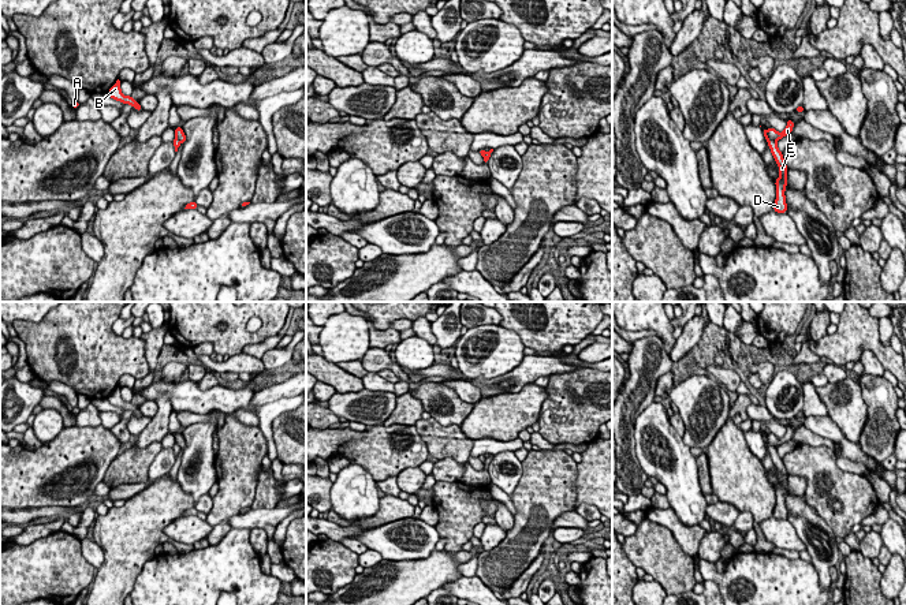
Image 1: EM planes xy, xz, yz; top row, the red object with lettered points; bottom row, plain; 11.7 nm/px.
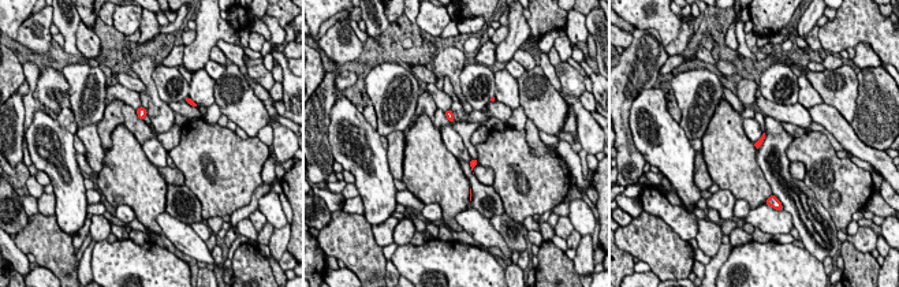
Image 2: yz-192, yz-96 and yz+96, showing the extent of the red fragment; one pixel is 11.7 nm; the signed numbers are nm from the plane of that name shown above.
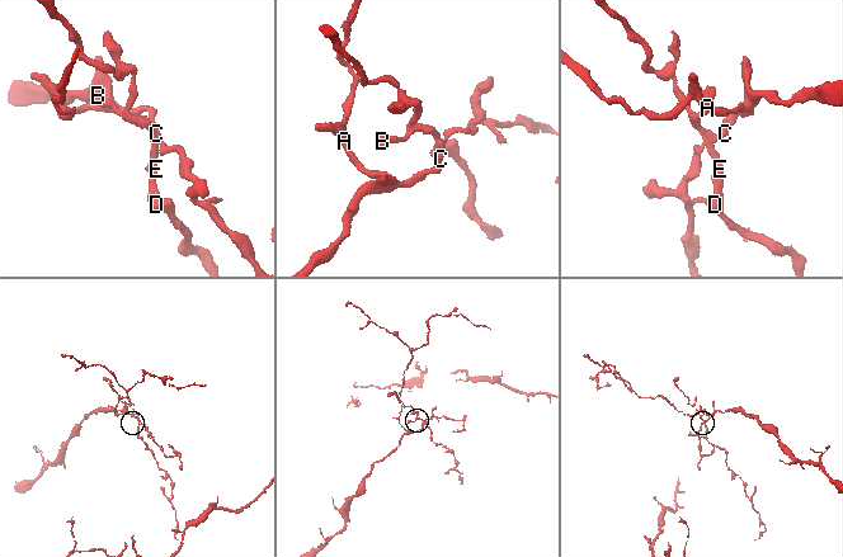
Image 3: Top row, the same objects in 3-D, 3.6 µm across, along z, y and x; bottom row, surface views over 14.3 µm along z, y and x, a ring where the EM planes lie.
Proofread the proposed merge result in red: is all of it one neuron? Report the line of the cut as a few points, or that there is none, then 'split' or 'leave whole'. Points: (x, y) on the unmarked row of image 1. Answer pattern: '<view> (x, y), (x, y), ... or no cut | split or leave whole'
yz (765, 436), (767, 441), (775, 448) | split

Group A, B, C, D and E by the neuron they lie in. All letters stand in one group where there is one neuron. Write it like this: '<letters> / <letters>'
A C / B D E

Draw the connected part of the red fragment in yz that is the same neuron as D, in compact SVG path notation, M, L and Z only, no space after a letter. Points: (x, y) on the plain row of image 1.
M763 434L763 438L764 438L764 442L768 448L769 455L771 455L771 459L772 459L772 462L773 462L773 464L779 473L779 483L775 488L776 505L773 509L773 516L776 519L787 519L787 509L786 509L784 497L786 497L786 492L787 492L787 477L788 477L788 474L787 474L786 467L783 464L783 459L779 456L776 448L768 444L767 436Z

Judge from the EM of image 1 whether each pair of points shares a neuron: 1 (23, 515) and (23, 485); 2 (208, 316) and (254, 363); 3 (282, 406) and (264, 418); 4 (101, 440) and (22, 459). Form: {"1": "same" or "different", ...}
{"1": "different", "2": "different", "3": "same", "4": "same"}

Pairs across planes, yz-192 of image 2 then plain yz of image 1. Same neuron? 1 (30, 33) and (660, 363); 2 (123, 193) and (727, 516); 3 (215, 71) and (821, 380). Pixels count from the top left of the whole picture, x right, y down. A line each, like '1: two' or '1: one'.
1: one
2: two
3: one

